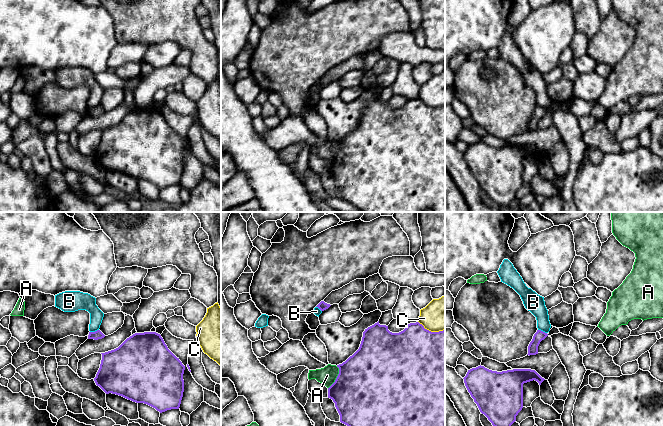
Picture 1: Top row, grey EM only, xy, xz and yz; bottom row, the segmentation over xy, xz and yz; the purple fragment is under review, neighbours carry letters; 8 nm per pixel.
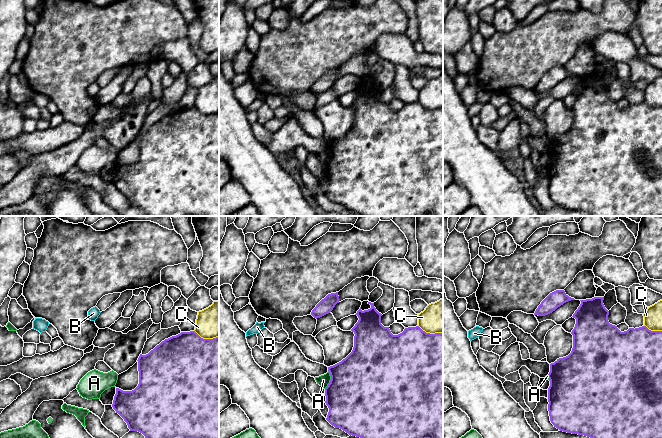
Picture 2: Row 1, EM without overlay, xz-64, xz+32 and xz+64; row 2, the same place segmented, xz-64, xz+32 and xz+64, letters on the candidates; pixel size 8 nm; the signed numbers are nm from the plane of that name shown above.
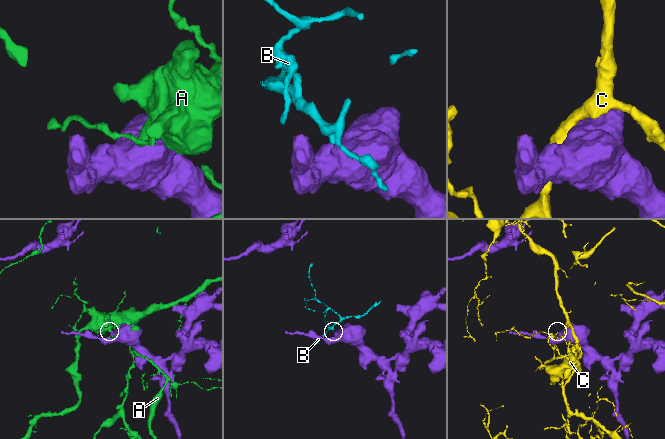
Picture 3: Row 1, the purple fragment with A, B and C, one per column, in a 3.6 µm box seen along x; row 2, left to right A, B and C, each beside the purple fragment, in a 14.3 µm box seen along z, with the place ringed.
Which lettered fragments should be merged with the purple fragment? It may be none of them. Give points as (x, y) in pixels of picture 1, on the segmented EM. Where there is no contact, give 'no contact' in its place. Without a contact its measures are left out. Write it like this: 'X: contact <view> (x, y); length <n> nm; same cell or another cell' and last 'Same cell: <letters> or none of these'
A: contact xz (337, 377); length 200 nm; another cell
B: contact xy (95, 331); length 80 nm; another cell
C: contact xz (430, 331); length 220 nm; another cell
Same cell: none of these

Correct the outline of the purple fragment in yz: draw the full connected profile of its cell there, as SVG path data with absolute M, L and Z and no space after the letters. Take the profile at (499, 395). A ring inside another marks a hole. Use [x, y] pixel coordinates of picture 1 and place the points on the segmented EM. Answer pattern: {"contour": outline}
{"contour": "M484 366L468 370L465 386L480 412L493 426L511 426L523 408L523 384L545 380L535 370L492 371Z"}

